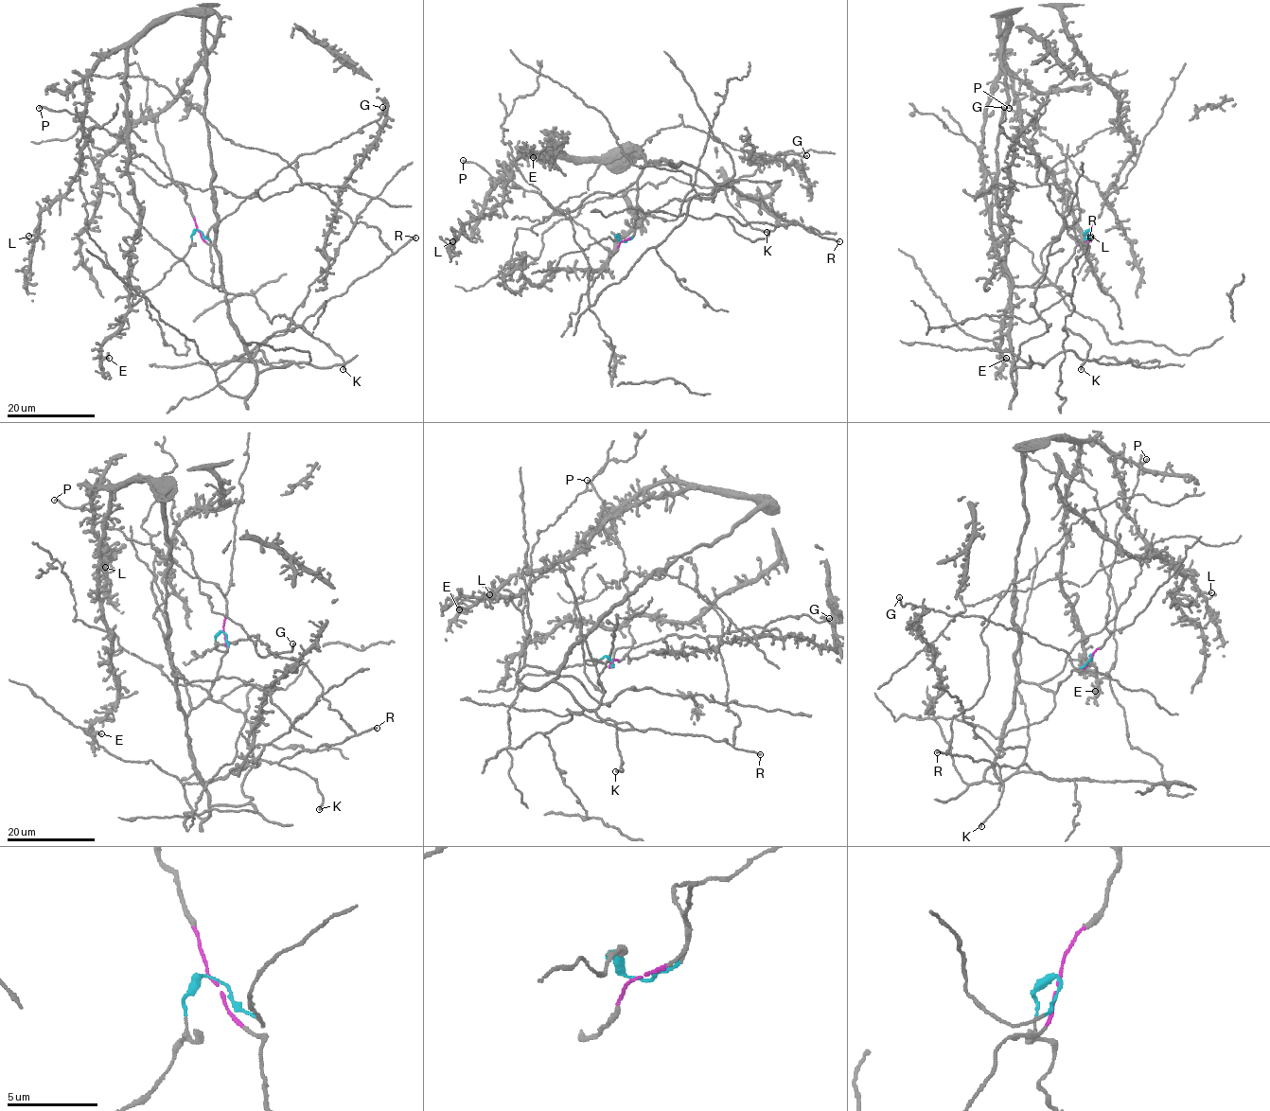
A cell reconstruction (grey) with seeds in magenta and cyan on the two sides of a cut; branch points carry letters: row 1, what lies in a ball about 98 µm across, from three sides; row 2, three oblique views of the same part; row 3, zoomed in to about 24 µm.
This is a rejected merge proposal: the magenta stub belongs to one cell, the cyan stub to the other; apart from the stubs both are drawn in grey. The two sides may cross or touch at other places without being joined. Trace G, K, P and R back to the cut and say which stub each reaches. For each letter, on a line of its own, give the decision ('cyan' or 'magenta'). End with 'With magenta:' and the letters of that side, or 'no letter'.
G: cyan
K: cyan
P: magenta
R: cyan
With magenta: P

